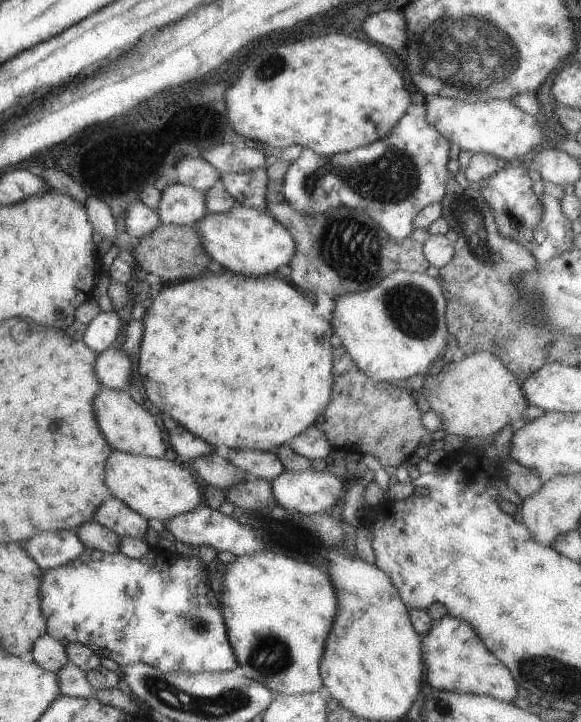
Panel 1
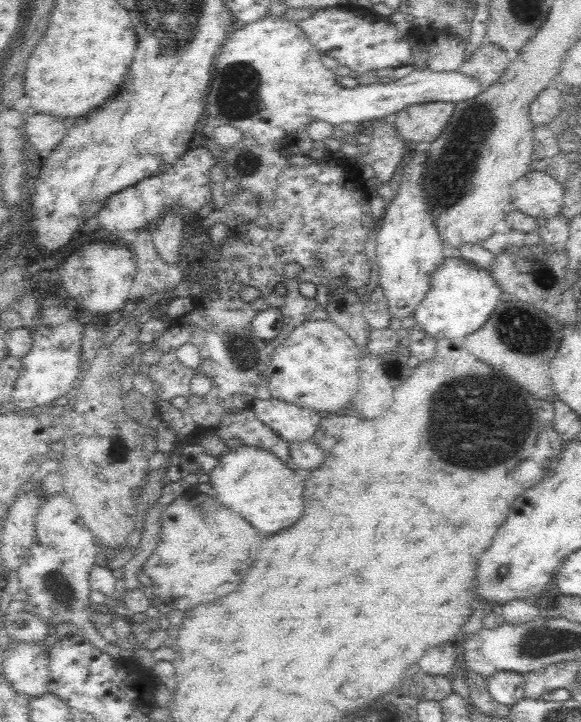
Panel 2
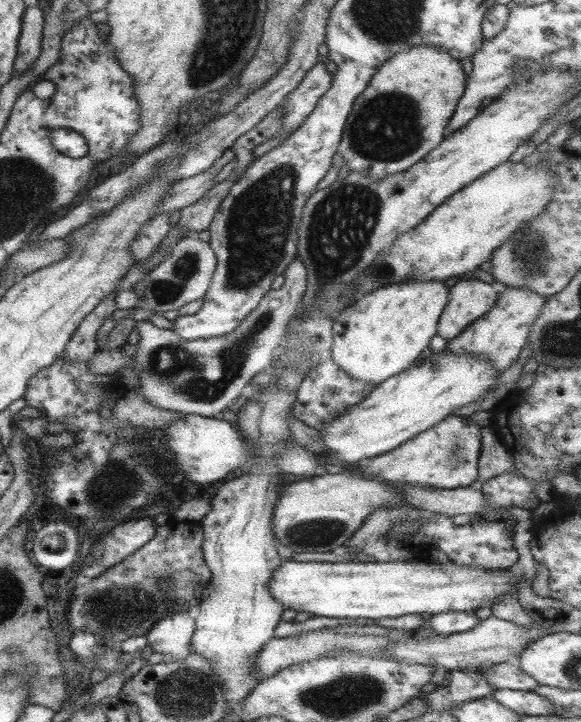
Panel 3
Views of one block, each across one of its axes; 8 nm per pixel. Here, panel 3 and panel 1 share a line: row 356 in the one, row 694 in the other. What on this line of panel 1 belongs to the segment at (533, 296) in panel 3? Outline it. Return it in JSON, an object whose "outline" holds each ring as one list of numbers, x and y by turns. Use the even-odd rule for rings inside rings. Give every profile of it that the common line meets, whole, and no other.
{"outline":[[446,614,432,620,429,630,420,634,420,655,424,666,423,680,427,689,478,694,513,702,518,684,511,673,485,648,471,625]]}

